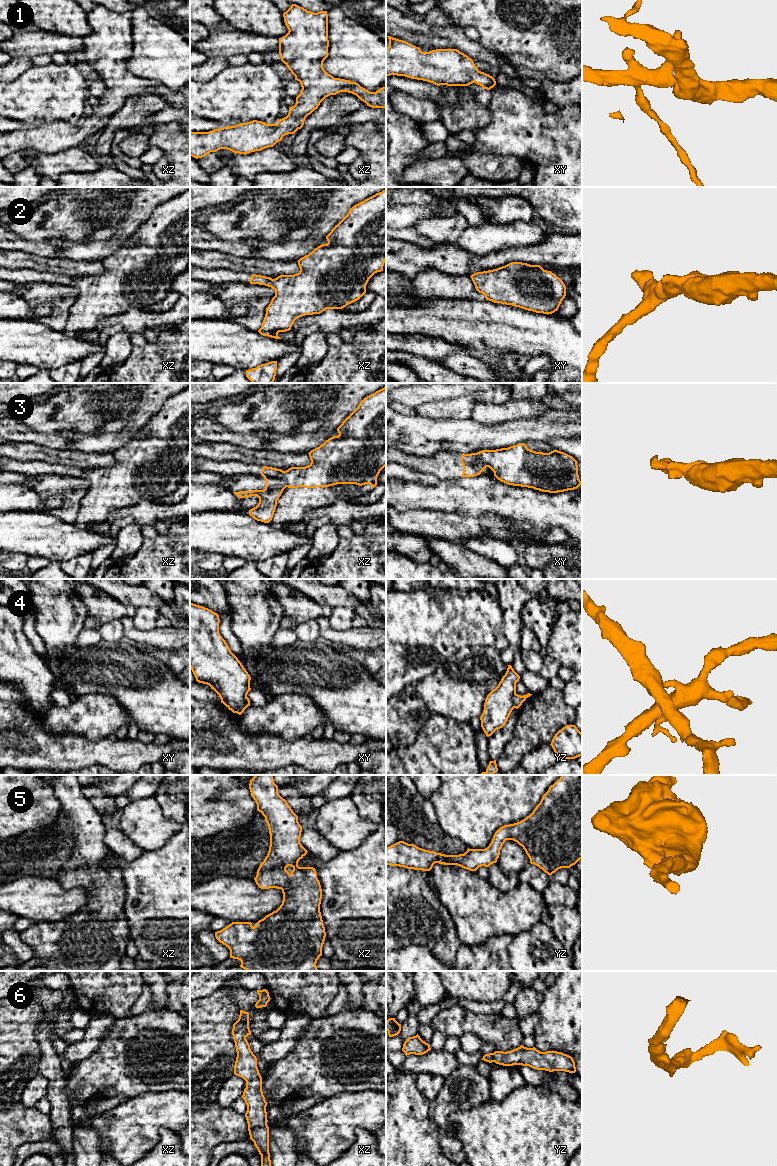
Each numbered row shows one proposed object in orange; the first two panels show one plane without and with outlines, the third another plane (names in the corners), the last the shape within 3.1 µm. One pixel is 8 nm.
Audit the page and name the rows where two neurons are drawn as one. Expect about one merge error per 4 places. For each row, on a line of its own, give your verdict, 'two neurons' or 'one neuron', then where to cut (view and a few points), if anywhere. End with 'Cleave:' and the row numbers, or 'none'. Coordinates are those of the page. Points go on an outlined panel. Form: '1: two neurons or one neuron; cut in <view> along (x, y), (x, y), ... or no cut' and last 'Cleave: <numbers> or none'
1: one neuron; no cut
2: one neuron; no cut
3: two neurons; cut in xz along (263, 475), (281, 478), (286, 486)
4: two neurons; cut in yz along (516, 694), (514, 697), (514, 707)
5: one neuron; no cut
6: one neuron; no cut
Cleave: 3, 4

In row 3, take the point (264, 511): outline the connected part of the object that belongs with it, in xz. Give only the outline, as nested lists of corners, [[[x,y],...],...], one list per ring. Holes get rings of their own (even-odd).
[[[263,476],[265,488],[263,490],[233,492],[239,498],[257,496],[259,503],[249,510],[249,515],[255,520],[269,523],[274,515],[277,500],[286,488],[286,482],[282,479],[270,476]]]

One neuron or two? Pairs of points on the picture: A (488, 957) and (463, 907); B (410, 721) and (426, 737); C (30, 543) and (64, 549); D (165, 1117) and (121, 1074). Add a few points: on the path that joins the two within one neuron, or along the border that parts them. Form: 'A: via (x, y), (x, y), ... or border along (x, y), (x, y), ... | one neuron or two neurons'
A: border along (503, 933), (491, 936), (479, 944), (462, 944) | two neurons
B: border along (430, 713), (417, 738), (410, 745), (403, 747) | two neurons
C: via (38, 543), (56, 543) | one neuron
D: border along (164, 1090), (148, 1091), (129, 1098) | two neurons

